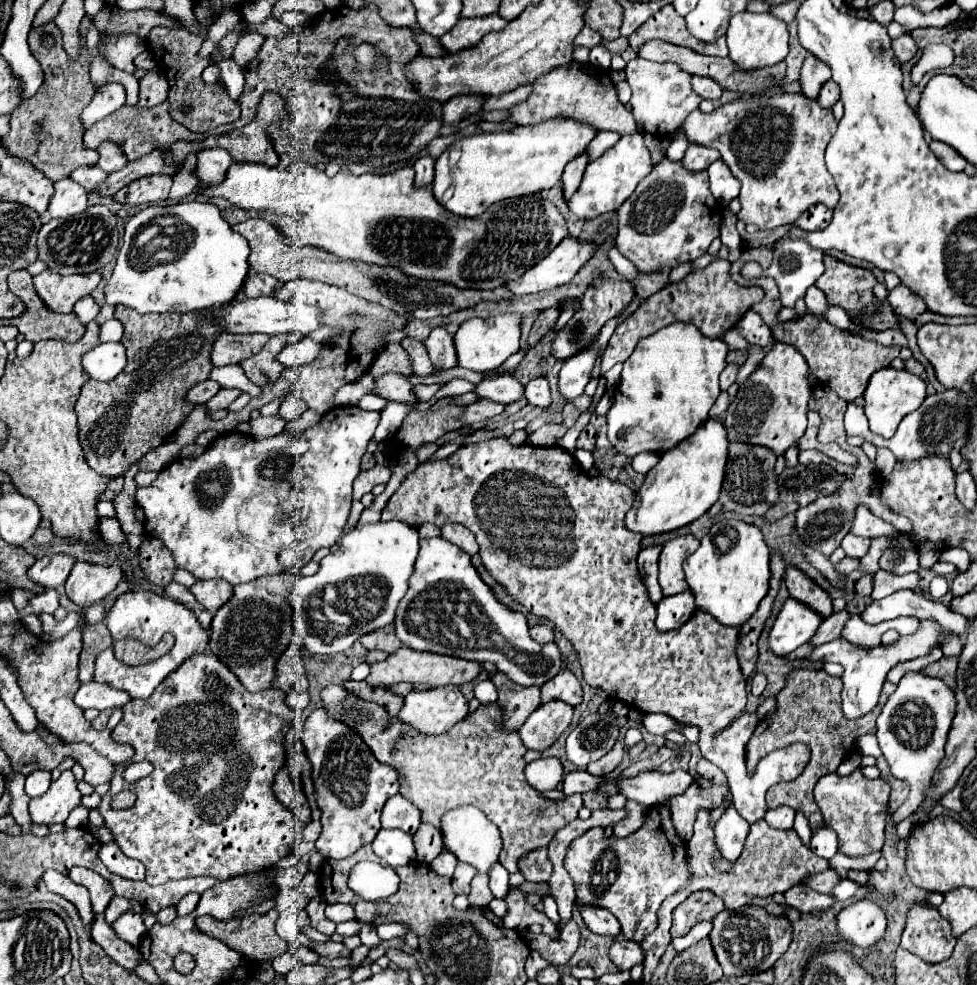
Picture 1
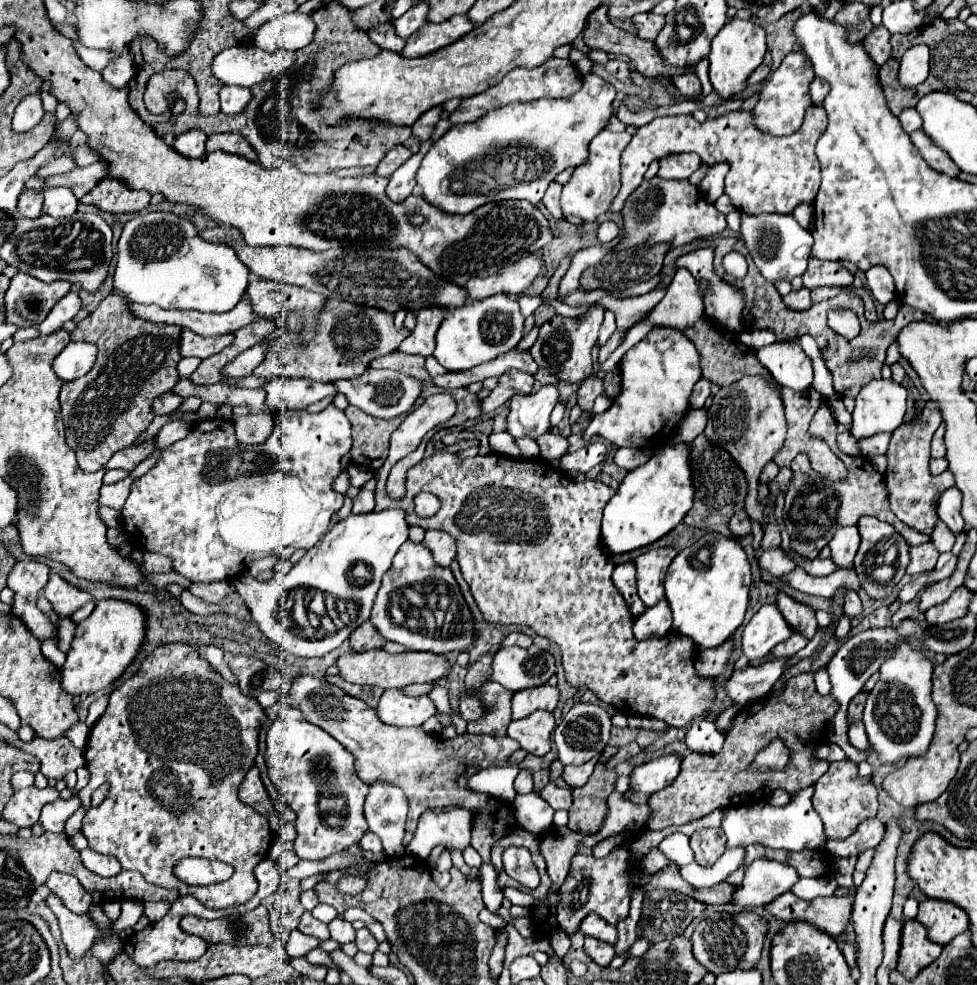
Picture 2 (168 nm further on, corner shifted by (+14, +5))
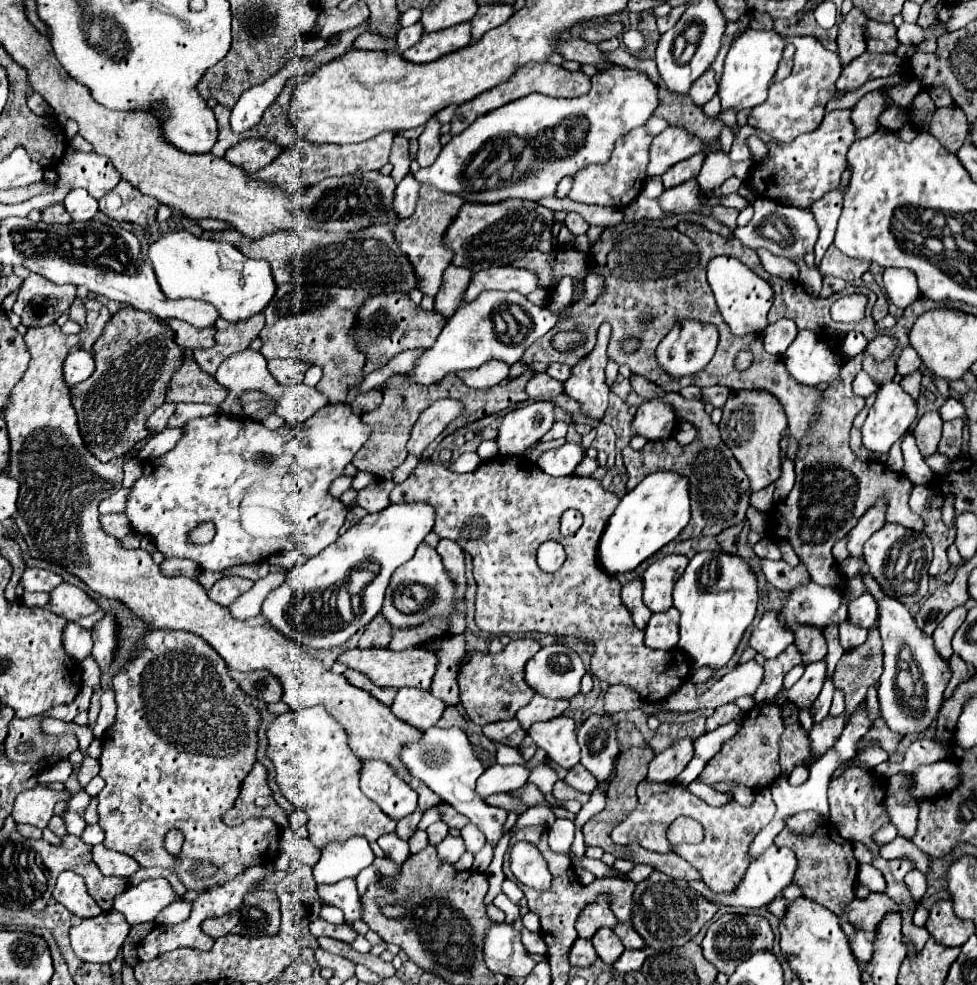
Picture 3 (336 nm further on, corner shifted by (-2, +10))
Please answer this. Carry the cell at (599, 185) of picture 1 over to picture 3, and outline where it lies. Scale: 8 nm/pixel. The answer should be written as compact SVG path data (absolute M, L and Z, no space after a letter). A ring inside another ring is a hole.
M640 126L636 130L630 130L628 134L618 138L608 164L604 164L604 166L592 164L592 166L586 166L584 170L574 174L574 186L568 194L568 198L576 200L576 202L582 202L582 204L626 208L642 190L642 182L646 178L644 170L646 170L646 164L648 164L650 142L652 142L652 136L646 132L644 126ZM640 170L642 170L642 180L640 180Z

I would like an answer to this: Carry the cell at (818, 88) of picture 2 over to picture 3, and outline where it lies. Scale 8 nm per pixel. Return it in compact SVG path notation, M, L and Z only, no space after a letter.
M864 52L862 56L858 56L856 60L852 60L842 68L842 74L836 82L836 90L840 92L858 90L864 82L872 78L886 78L896 74L900 64L902 64L902 58L898 58L896 54Z

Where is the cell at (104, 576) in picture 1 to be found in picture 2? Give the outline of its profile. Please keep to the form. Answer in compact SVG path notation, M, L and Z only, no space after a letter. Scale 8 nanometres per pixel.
M54 573L50 575L48 585L44 587L44 597L50 601L50 605L58 617L70 617L84 603L92 601L92 595L88 591L68 585L62 577L58 577Z

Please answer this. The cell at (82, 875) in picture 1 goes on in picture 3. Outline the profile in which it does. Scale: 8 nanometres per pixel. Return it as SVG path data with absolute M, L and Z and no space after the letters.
M62 872L58 876L52 896L78 918L92 918L102 912L100 906L96 906L96 900L88 894L84 878L80 878L74 872Z

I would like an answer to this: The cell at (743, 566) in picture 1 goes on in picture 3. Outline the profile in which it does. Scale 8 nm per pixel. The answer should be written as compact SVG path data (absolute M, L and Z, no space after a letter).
M698 552L686 566L684 574L674 586L674 606L680 610L680 642L678 648L688 654L694 666L722 668L736 652L746 628L752 624L758 606L758 580L750 564L736 554L726 552Z

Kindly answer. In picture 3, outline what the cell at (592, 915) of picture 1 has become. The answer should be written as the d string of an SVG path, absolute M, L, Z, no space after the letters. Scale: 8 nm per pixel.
M616 924L612 930L616 932L616 936L622 940L622 944L626 948L644 948L646 946L644 940L640 938L640 934L636 934L632 924Z

